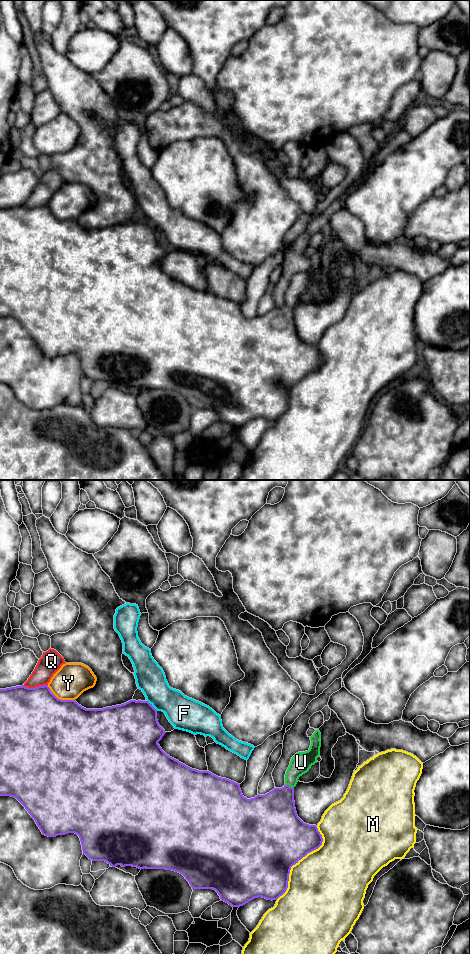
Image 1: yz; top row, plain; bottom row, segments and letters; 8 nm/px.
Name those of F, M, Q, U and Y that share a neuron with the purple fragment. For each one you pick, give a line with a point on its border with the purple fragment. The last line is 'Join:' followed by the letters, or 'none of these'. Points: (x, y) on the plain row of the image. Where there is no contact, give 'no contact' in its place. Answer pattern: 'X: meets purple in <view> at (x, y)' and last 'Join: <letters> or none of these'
U: meets purple in yz at (288, 305)
Join: U

